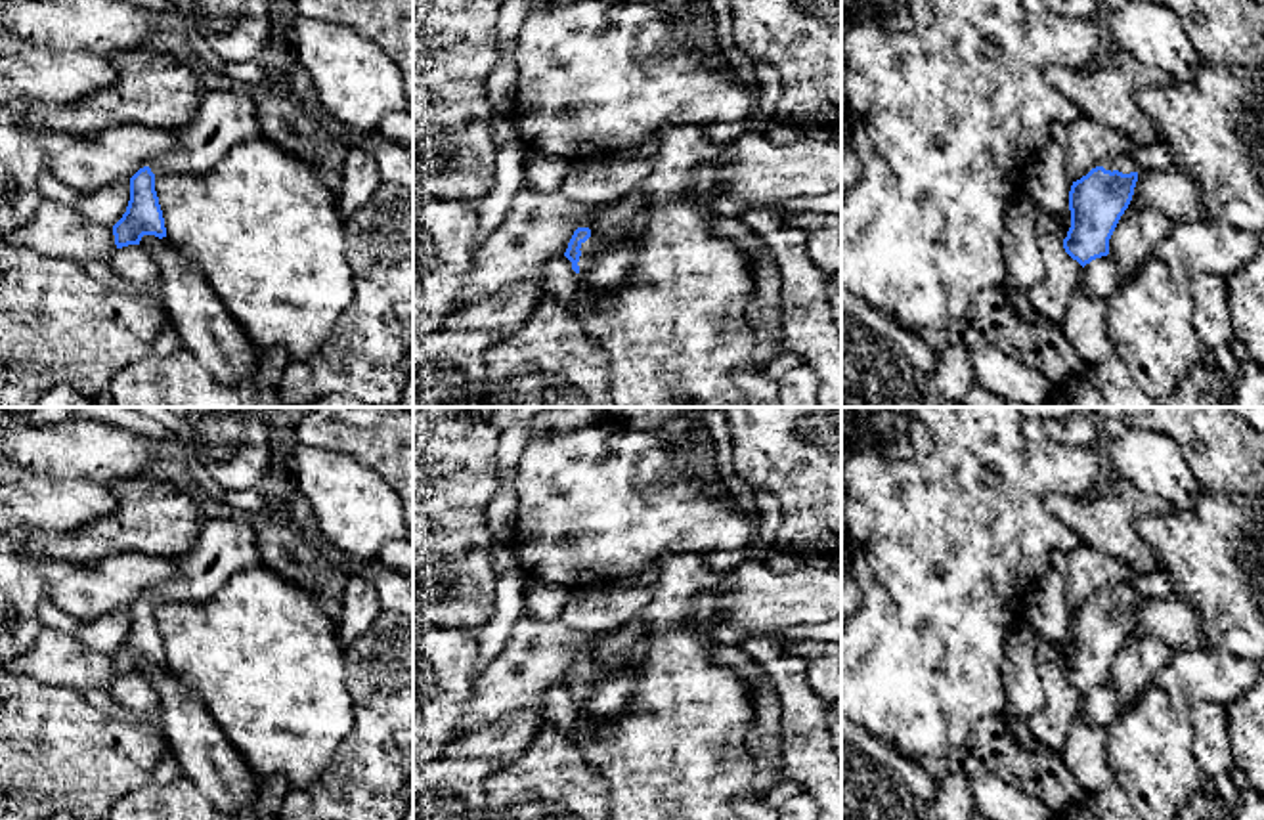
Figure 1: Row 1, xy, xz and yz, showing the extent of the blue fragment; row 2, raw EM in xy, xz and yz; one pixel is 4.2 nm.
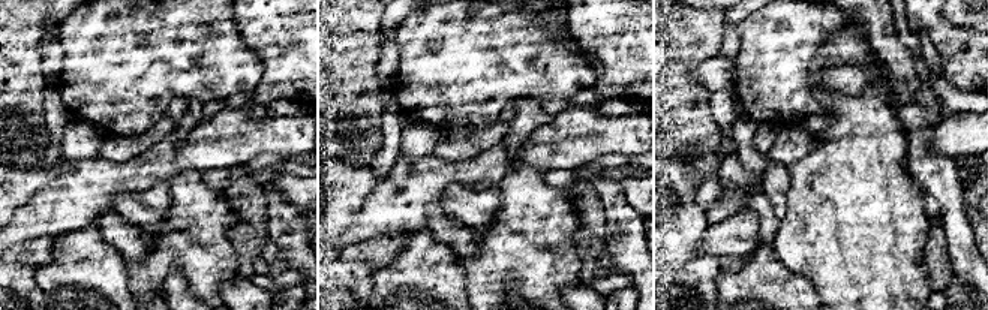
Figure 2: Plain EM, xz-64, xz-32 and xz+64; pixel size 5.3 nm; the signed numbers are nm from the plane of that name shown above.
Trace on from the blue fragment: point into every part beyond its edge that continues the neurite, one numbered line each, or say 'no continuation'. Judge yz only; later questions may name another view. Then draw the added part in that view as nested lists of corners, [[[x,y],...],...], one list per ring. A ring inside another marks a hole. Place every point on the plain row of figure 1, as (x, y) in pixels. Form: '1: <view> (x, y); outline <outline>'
1: yz (1123, 591); outline [[[1122,579],[1119,585],[1111,587],[1111,589],[1105,589],[1103,596],[1111,598],[1111,600],[1119,598],[1122,602],[1136,600],[1136,594],[1132,591],[1130,579]]]

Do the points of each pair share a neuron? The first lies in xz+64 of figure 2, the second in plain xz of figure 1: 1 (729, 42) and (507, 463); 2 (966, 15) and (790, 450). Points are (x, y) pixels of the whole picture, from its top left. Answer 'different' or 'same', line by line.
1: same
2: different

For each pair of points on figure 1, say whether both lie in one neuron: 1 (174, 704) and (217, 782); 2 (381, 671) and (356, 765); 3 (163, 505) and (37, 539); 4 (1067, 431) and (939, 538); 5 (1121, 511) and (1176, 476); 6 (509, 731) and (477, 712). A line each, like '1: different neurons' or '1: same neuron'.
1: same neuron
2: same neuron
3: same neuron
4: different neurons
5: different neurons
6: different neurons

